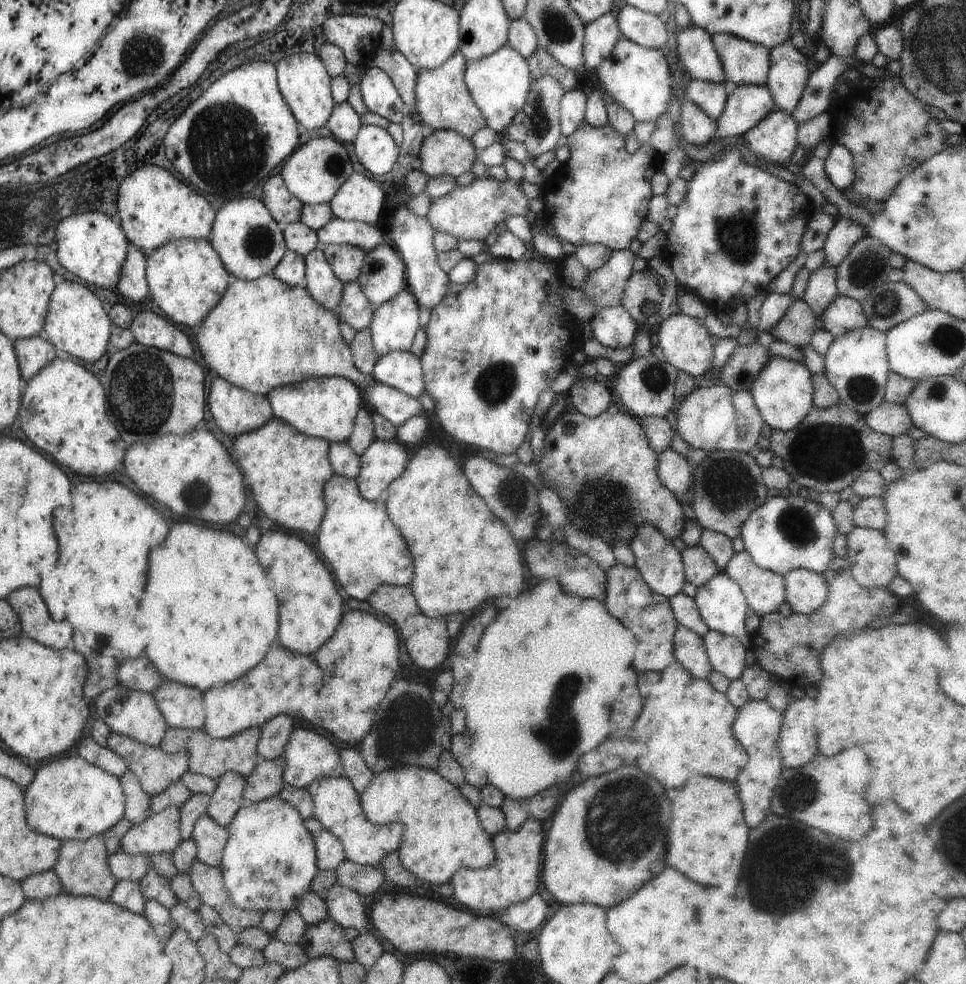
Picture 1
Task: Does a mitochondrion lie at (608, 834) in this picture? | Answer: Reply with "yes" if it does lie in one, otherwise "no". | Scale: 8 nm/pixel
yes

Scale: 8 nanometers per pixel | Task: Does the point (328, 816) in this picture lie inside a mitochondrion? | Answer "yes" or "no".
no

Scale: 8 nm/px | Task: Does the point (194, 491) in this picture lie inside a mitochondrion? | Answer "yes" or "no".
yes

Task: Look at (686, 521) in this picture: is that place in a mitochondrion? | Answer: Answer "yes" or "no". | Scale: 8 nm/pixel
no

